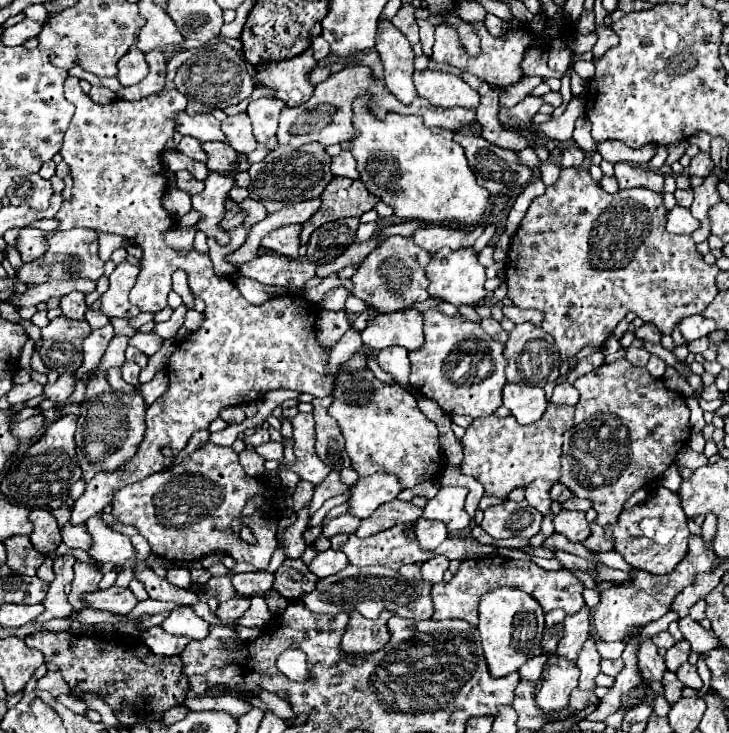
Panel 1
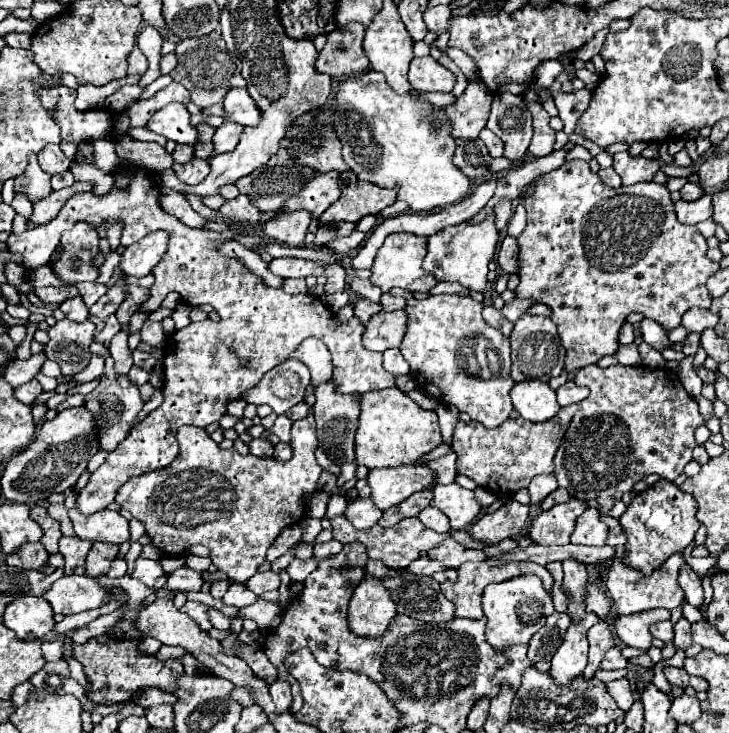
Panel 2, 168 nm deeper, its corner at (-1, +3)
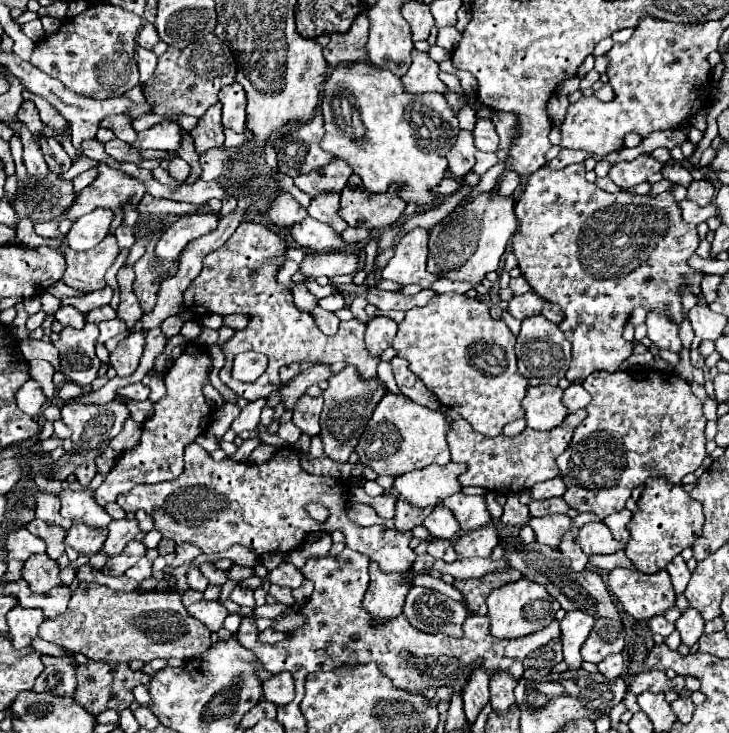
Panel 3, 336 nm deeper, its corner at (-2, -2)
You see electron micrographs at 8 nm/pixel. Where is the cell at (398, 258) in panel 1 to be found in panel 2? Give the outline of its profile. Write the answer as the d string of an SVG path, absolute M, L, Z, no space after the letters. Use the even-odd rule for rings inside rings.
M399 232L399 234L389 234L385 244L379 248L375 262L373 262L373 276L371 276L371 284L379 286L383 292L389 292L393 288L403 288L409 292L429 292L437 280L425 272L421 268L421 262L427 254L427 238L425 236L417 236L417 234L409 234L409 232Z

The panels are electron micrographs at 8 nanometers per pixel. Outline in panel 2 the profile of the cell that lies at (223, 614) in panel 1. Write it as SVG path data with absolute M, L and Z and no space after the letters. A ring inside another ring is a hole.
M233 582L229 586L229 590L225 592L225 596L223 596L223 602L225 604L237 606L237 608L251 606L255 600L257 600L257 594L253 594L245 584L237 584L237 582Z

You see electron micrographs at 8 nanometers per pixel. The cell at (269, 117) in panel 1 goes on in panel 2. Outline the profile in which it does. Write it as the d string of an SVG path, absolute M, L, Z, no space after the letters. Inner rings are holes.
M229 88L223 98L223 110L223 118L227 122L235 120L241 126L253 126L257 124L257 120L261 120L261 112L257 112L257 106L253 104L245 88Z

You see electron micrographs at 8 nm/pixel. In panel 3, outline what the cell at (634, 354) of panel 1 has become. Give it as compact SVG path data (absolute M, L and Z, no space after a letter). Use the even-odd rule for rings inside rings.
M652 311L646 317L646 327L648 327L648 339L658 349L668 349L680 355L682 343L678 339L678 325L674 325L662 311Z

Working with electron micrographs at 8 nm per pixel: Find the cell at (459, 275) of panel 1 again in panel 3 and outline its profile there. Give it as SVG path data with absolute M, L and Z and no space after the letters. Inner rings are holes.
M482 193L464 209L454 211L442 227L434 227L428 241L428 269L450 281L466 281L472 287L480 285L486 273L496 271L500 257L518 227L514 215L514 199L492 193Z

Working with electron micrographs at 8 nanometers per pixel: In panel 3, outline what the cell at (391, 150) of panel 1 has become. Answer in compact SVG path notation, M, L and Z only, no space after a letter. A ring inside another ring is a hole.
M354 63L336 67L322 89L322 115L326 135L322 139L322 149L344 159L352 171L362 179L370 193L386 193L390 185L398 185L398 195L406 203L414 203L422 209L432 209L440 205L440 195L432 189L444 179L448 171L446 153L454 147L454 137L460 133L458 119L448 105L446 97L440 93L420 93L412 95L404 89L402 81L386 69L378 69L372 63Z

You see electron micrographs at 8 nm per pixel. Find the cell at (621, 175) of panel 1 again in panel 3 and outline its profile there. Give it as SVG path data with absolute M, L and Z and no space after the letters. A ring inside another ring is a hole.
M640 155L634 161L612 165L608 177L620 189L632 189L632 187L644 183L652 173L658 173L660 169L662 169L662 163L658 163L652 155Z

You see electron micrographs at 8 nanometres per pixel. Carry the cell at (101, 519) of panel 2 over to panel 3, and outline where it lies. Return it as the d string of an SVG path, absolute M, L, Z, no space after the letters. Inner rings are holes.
M64 489L60 493L60 501L62 501L62 511L60 513L66 519L82 521L84 525L90 525L90 527L96 527L96 529L104 529L112 521L112 517L104 511L104 507L100 507L94 501L92 491Z

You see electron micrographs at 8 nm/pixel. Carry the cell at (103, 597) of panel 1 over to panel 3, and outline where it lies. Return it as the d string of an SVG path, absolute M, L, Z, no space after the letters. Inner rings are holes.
M24 579L6 585L4 593L14 593L22 607L38 607L44 611L48 619L54 619L68 609L68 601L72 597L70 585L58 585L50 593L32 593Z

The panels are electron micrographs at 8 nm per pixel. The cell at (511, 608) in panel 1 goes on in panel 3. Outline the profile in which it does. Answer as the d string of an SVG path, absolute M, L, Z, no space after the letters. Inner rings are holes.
M520 579L500 589L494 589L488 597L488 617L490 617L490 633L498 639L520 639L530 633L536 633L554 621L554 613L560 609L558 601L546 593L544 585L534 583L530 579Z

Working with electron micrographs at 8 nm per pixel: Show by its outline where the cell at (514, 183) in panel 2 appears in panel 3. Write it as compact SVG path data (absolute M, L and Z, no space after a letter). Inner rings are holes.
M562 149L562 151L560 151L560 155L558 155L556 159L552 159L546 167L548 167L548 169L552 169L552 171L556 171L556 169L562 169L562 167L572 165L572 163L582 163L586 157L588 157L588 153L586 153L586 151Z

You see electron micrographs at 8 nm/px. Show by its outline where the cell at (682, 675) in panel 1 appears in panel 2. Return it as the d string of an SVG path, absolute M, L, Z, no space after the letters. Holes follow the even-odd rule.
M663 668L663 674L671 686L689 686L689 674L685 672L685 668Z

